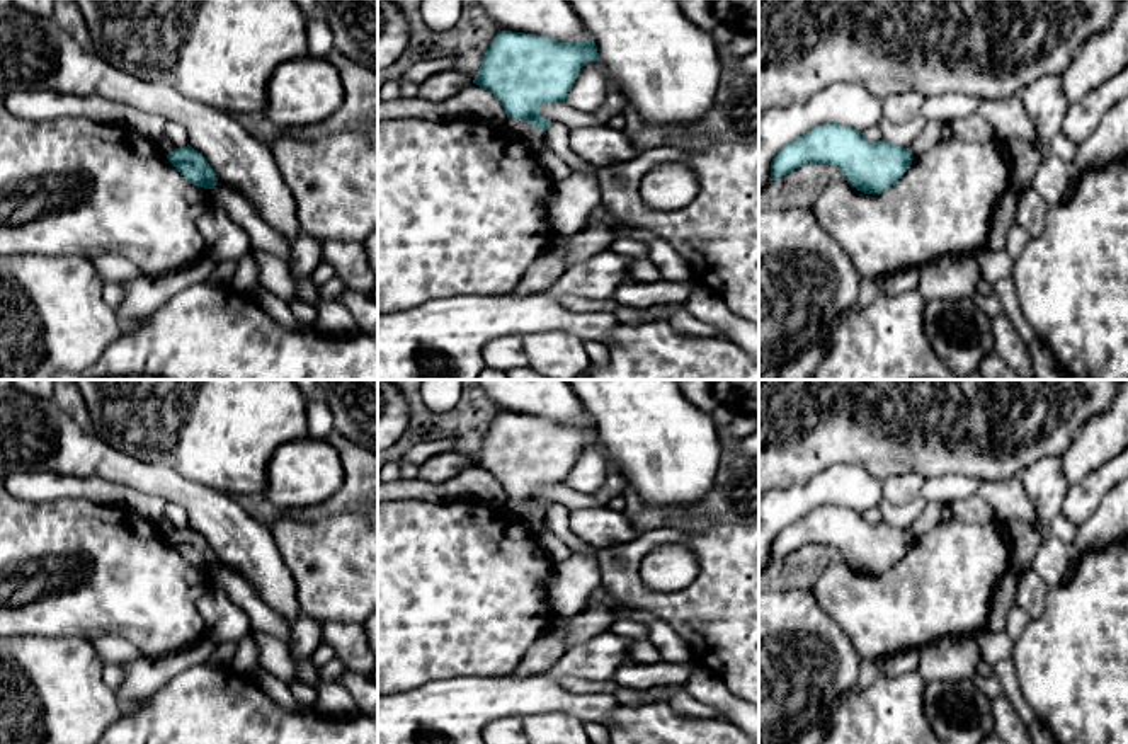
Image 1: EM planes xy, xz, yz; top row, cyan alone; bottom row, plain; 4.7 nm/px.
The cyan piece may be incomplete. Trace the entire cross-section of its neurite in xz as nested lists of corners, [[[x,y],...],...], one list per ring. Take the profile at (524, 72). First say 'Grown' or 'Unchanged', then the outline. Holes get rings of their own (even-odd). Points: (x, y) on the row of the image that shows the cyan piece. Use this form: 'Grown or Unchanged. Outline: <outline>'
Unchanged. Outline: [[[502,31],[488,46],[473,83],[493,94],[507,117],[527,121],[546,134],[553,123],[539,114],[539,107],[565,102],[589,61],[599,61],[592,39],[558,43],[538,34]]]

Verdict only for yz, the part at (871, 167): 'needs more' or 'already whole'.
already whole

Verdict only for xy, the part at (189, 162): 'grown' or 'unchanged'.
unchanged

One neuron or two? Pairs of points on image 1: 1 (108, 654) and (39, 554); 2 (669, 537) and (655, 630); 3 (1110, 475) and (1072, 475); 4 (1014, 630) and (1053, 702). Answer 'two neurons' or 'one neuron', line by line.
1: two neurons
2: two neurons
3: two neurons
4: two neurons

